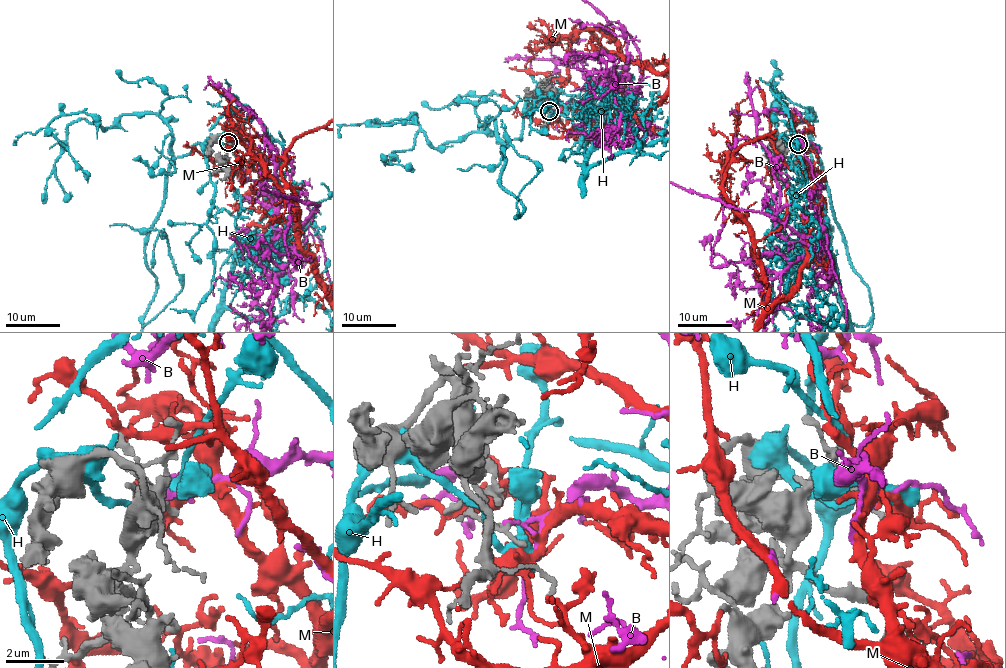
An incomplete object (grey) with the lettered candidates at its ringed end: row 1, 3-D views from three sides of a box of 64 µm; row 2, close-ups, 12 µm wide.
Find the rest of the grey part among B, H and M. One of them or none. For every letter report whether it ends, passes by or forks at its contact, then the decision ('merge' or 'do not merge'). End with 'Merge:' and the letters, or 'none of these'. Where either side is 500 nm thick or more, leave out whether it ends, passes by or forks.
B: it ends; do not merge
H: it passes by; do not merge
M: it ends; do not merge
Merge: none of these

